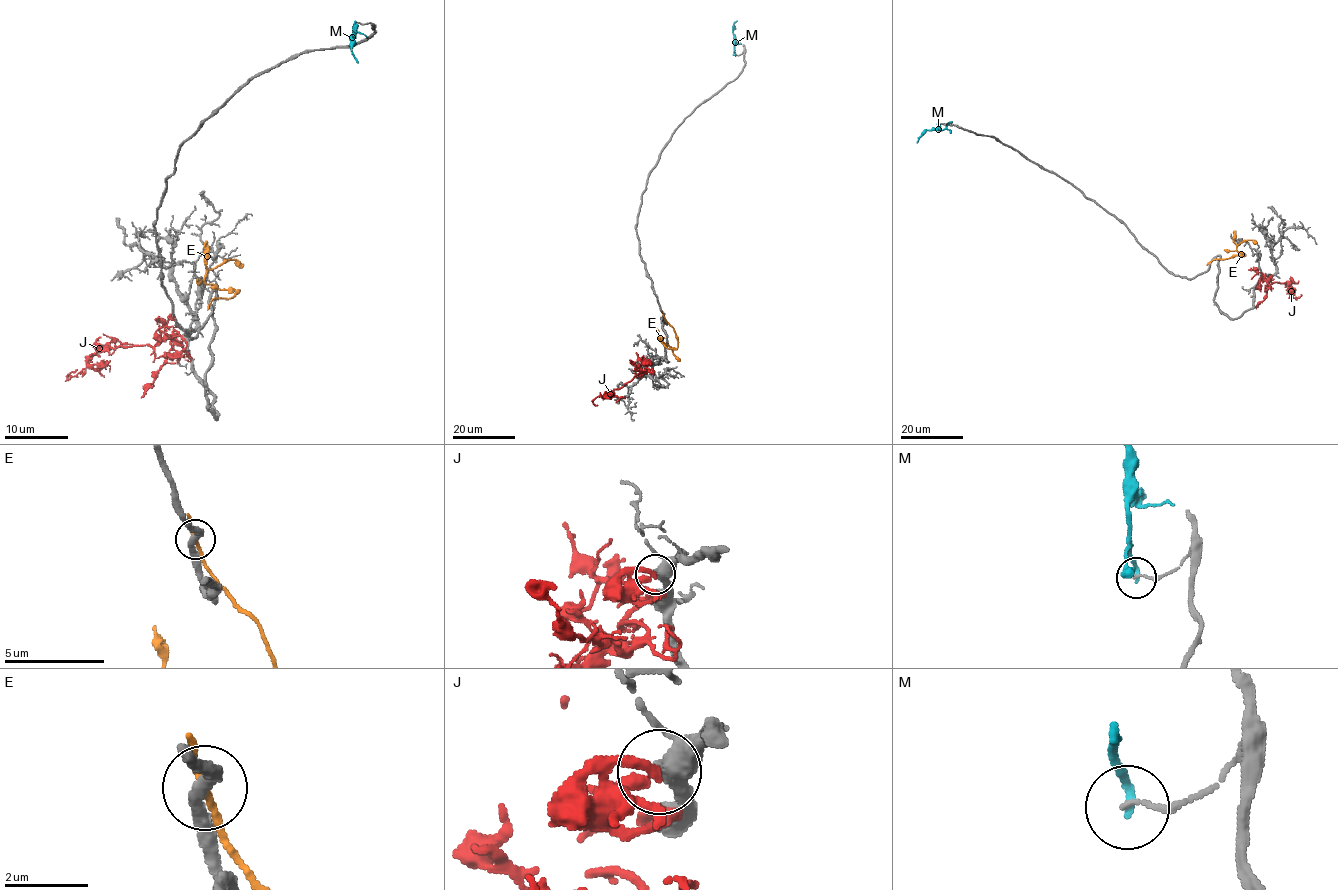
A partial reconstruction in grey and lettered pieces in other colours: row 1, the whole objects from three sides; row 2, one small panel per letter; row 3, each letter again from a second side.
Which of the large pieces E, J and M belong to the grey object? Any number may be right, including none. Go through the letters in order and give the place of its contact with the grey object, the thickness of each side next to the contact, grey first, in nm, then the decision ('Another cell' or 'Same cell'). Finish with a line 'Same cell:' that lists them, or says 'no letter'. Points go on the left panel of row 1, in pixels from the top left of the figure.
E: Touches grey at (210, 302). Thickness 300 nm (grey) against 150 nm. Another cell
J: Touches grey at (184, 354). Thickness 400 nm (grey) against 240 nm. Another cell
M: Touches grey at (355, 21). Thickness 90 nm (grey) against 180 nm. Another cell
Same cell: no letter

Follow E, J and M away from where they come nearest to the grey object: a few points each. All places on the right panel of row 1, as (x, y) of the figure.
E: (1210, 261), (1245, 255), (1236, 247), (1247, 240), (1257, 242)
J: (1257, 286), (1265, 275), (1272, 283), (1289, 283), (1294, 297), (1301, 294)
M: (951, 122), (941, 130), (926, 130), (917, 142)

